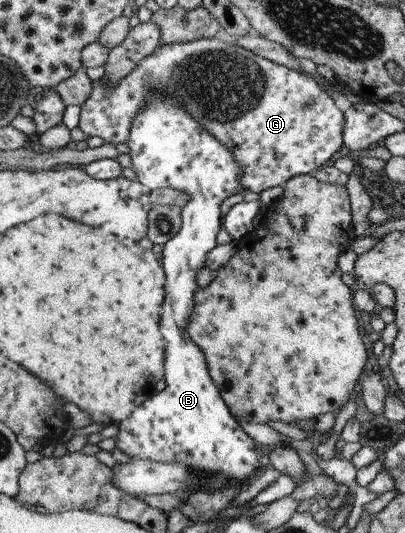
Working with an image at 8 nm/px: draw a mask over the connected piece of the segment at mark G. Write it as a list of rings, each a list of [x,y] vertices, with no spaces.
[[[221,33],[210,38],[198,38],[184,44],[158,44],[157,52],[146,54],[126,76],[114,86],[108,86],[102,78],[91,82],[91,92],[80,104],[77,126],[87,137],[98,136],[104,143],[126,144],[130,122],[138,116],[146,104],[150,92],[160,90],[166,98],[180,102],[182,108],[220,144],[232,152],[240,168],[238,184],[240,194],[258,194],[266,188],[283,185],[292,176],[313,174],[339,151],[343,145],[341,130],[343,112],[334,104],[328,93],[308,74],[300,74],[286,66],[270,62],[234,43]]]

